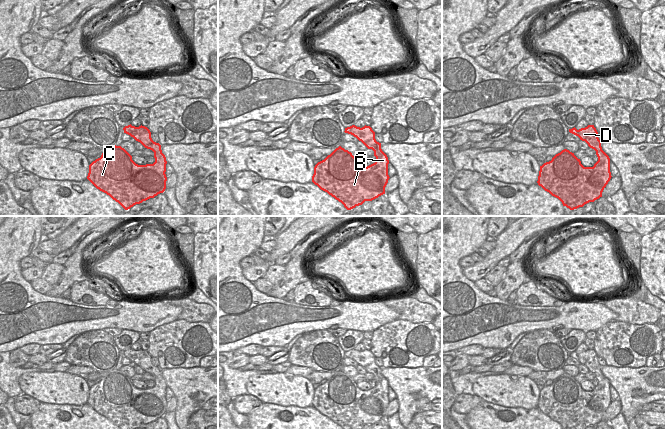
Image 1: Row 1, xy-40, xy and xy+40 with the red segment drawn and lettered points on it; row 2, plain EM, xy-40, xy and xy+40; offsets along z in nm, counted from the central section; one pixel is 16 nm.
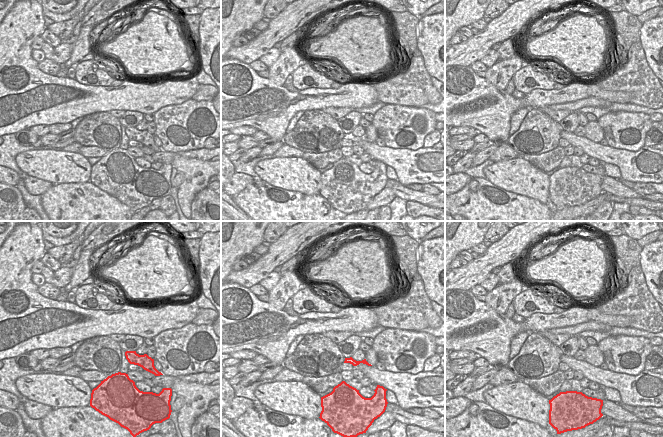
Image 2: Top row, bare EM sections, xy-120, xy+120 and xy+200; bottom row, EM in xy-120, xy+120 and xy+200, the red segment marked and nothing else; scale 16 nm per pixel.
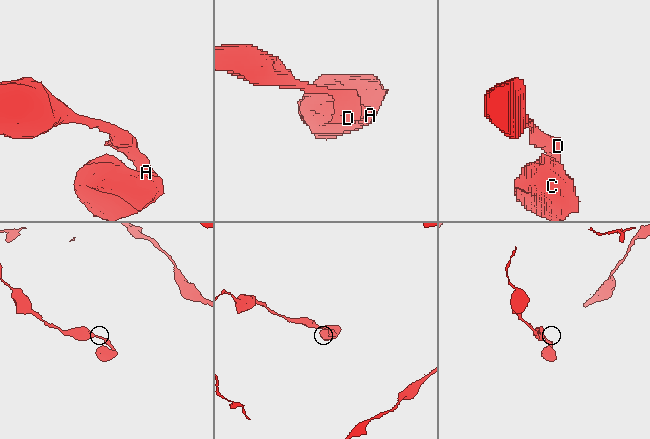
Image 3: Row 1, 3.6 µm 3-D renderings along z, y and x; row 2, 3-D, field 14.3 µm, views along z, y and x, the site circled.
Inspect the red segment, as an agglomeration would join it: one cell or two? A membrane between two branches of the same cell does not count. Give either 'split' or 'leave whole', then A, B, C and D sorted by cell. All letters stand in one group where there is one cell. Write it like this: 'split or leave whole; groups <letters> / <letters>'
leave whole; groups A B C D

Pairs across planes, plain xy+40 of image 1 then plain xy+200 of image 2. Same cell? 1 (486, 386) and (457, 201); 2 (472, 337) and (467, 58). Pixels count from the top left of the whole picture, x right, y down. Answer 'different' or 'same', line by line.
1: different
2: different

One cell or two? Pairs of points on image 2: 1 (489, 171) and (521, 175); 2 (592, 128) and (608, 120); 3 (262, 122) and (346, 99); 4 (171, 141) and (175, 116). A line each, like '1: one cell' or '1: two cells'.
1: one cell
2: two cells
3: one cell
4: one cell

